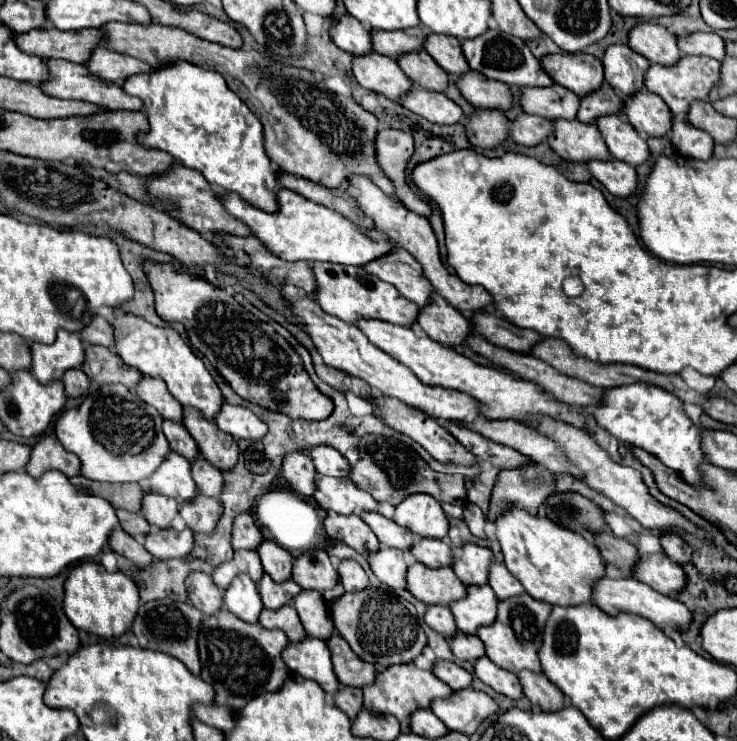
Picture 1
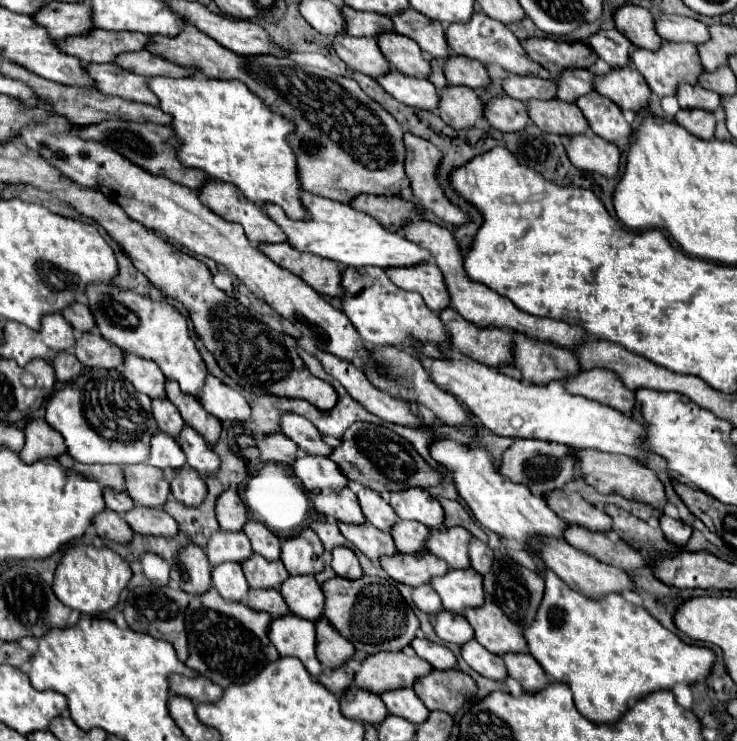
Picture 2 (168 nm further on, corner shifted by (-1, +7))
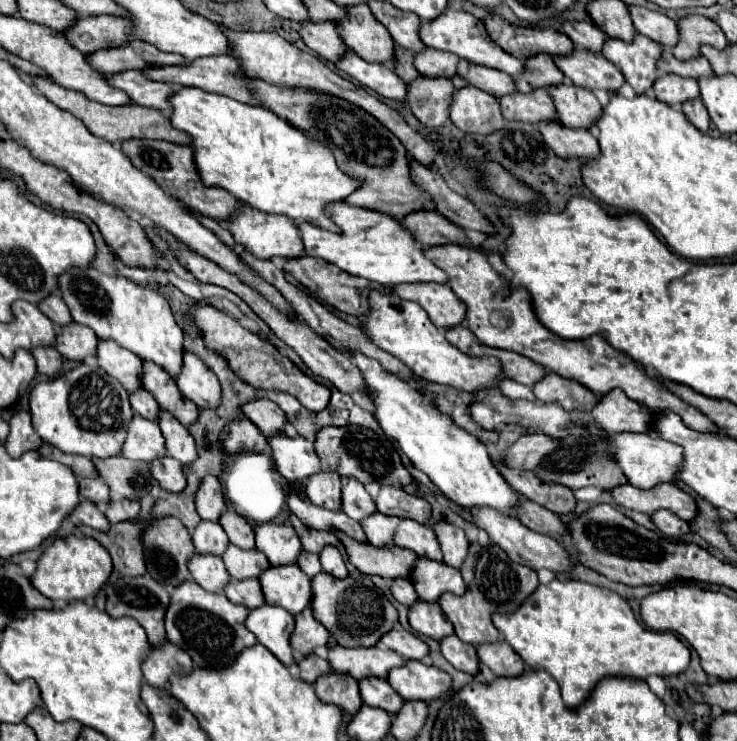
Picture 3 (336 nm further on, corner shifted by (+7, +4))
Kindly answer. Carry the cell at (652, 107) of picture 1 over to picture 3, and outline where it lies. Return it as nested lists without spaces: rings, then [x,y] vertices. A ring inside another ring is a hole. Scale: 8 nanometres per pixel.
[[[574,50],[568,56],[552,56],[552,60],[572,84],[582,88],[602,88],[612,94],[624,84],[620,70],[602,54],[594,54],[590,50]]]

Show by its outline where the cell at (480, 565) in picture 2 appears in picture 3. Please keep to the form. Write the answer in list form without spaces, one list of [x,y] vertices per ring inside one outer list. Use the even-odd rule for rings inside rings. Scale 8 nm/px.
[[[436,522],[432,526],[432,530],[434,530],[436,540],[438,540],[440,548],[442,548],[444,562],[448,566],[458,568],[462,558],[464,558],[464,554],[466,554],[466,546],[468,546],[466,534],[460,528],[456,528],[456,526],[448,524],[448,522]]]

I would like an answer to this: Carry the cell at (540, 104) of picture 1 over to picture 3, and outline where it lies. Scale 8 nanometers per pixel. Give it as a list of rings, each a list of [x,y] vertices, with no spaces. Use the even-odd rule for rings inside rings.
[[[470,64],[468,72],[462,76],[470,86],[476,86],[496,98],[504,96],[504,94],[510,94],[514,88],[514,80],[500,72],[500,70],[494,70],[494,68],[486,68],[486,66],[478,66],[478,64]]]

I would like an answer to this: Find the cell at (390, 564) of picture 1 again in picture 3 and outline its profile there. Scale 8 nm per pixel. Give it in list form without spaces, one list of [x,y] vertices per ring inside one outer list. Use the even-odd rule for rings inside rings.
[[[294,492],[288,494],[288,510],[292,514],[296,514],[302,520],[302,524],[306,524],[310,528],[330,530],[334,526],[336,530],[346,532],[350,538],[356,538],[358,542],[366,540],[360,522],[348,518],[342,510],[332,512],[332,510],[326,510],[326,508],[320,508],[320,506],[312,506],[308,500],[304,500],[302,496],[298,496]]]

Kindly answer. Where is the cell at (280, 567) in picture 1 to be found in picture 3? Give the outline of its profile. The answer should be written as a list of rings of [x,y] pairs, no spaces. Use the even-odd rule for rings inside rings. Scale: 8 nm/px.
[[[226,510],[226,512],[222,512],[222,516],[220,516],[218,522],[224,528],[224,532],[228,534],[230,544],[234,544],[238,548],[244,548],[244,550],[252,550],[256,546],[254,544],[252,526],[242,516],[234,514],[232,510]]]

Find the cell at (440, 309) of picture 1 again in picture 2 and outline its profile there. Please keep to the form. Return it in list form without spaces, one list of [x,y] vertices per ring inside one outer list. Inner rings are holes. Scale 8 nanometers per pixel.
[[[446,307],[438,313],[450,333],[450,345],[490,367],[512,363],[512,333],[500,327],[478,327],[466,321],[456,309]]]

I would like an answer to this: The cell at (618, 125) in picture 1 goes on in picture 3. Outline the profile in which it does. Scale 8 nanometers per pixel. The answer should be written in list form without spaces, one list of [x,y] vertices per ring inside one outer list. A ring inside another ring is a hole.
[[[562,82],[548,86],[548,94],[556,106],[556,120],[570,128],[592,128],[596,118],[602,114],[598,98],[580,86]]]

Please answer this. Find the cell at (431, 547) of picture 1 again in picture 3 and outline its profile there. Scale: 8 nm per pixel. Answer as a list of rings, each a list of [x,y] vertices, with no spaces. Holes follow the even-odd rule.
[[[374,512],[372,516],[364,518],[360,524],[362,524],[362,530],[370,544],[384,546],[384,544],[392,542],[392,530],[396,530],[396,526],[400,524],[400,518]]]

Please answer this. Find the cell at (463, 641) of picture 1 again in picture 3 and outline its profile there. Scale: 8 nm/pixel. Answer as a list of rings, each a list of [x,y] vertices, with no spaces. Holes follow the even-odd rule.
[[[416,600],[410,606],[408,612],[408,622],[410,626],[420,632],[426,634],[434,640],[448,636],[452,630],[452,624],[448,622],[448,618],[444,618],[444,612],[440,610],[438,602],[424,602],[424,600]]]

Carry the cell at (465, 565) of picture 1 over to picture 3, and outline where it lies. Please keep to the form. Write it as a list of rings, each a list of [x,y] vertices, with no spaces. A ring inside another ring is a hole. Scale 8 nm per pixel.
[[[404,518],[400,522],[400,526],[396,528],[392,542],[396,546],[414,550],[418,556],[426,556],[430,560],[442,560],[440,544],[436,542],[436,536],[432,534],[432,528],[428,528],[420,522]]]

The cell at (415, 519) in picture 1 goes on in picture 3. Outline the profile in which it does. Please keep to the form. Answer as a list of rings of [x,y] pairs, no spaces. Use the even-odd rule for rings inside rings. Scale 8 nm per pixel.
[[[382,486],[374,502],[376,502],[376,510],[382,514],[412,518],[420,524],[424,524],[430,518],[430,504],[426,500],[416,498],[396,486]]]

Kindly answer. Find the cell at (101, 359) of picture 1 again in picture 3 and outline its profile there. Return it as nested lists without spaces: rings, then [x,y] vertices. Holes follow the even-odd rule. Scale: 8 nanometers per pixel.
[[[72,322],[58,330],[54,346],[64,358],[72,362],[82,362],[86,356],[96,354],[96,342],[98,342],[98,336],[94,334],[94,330]]]

